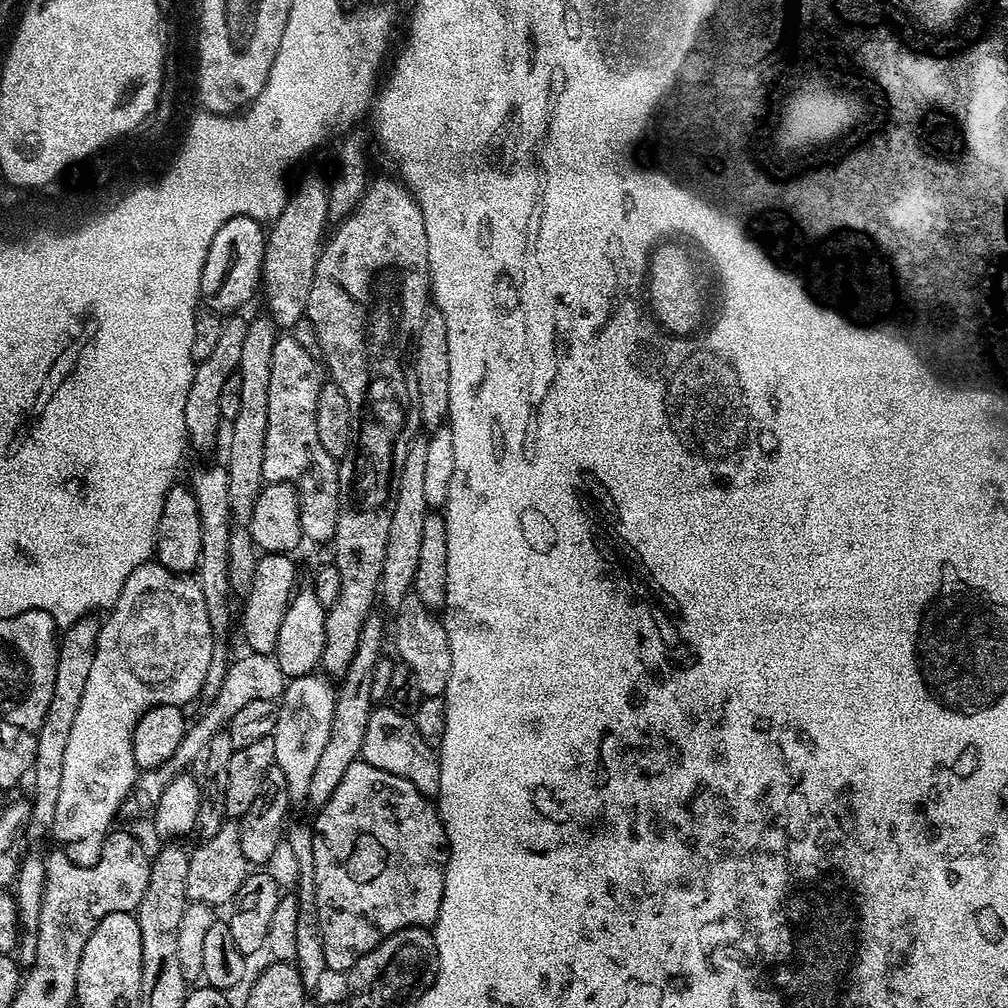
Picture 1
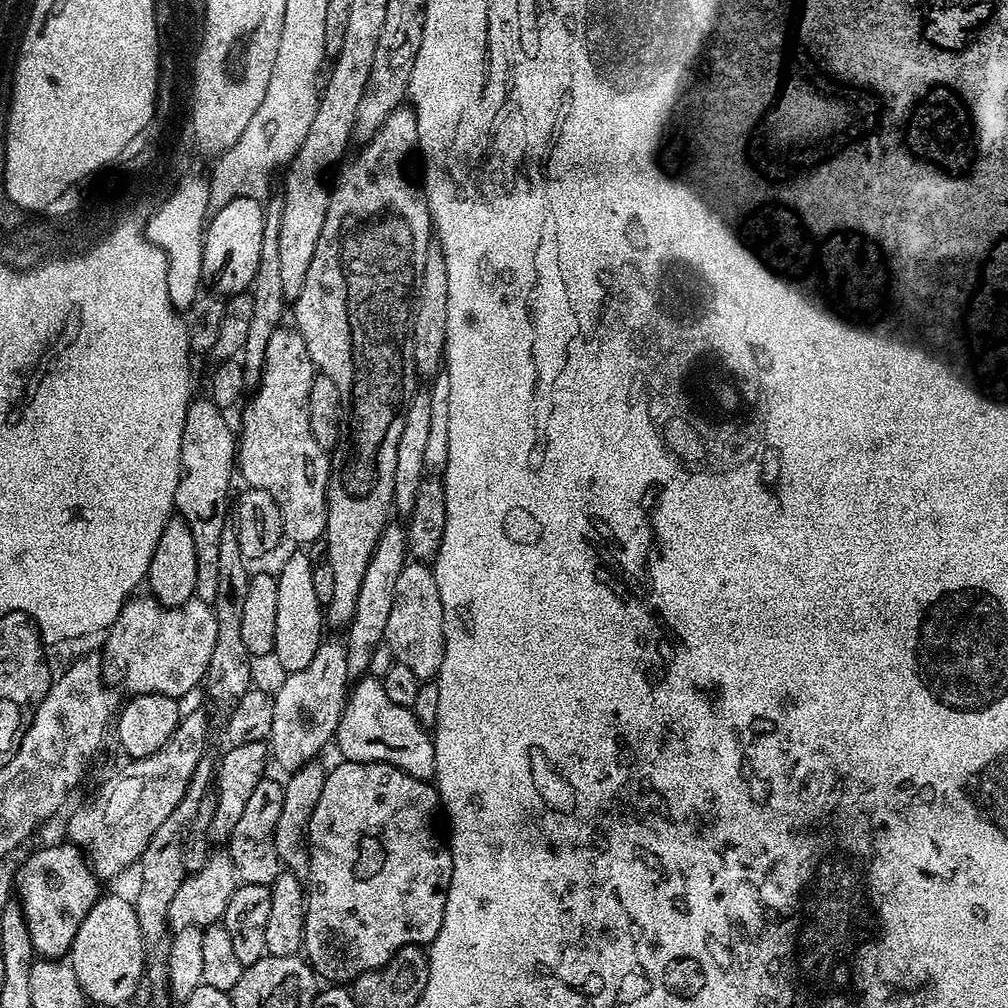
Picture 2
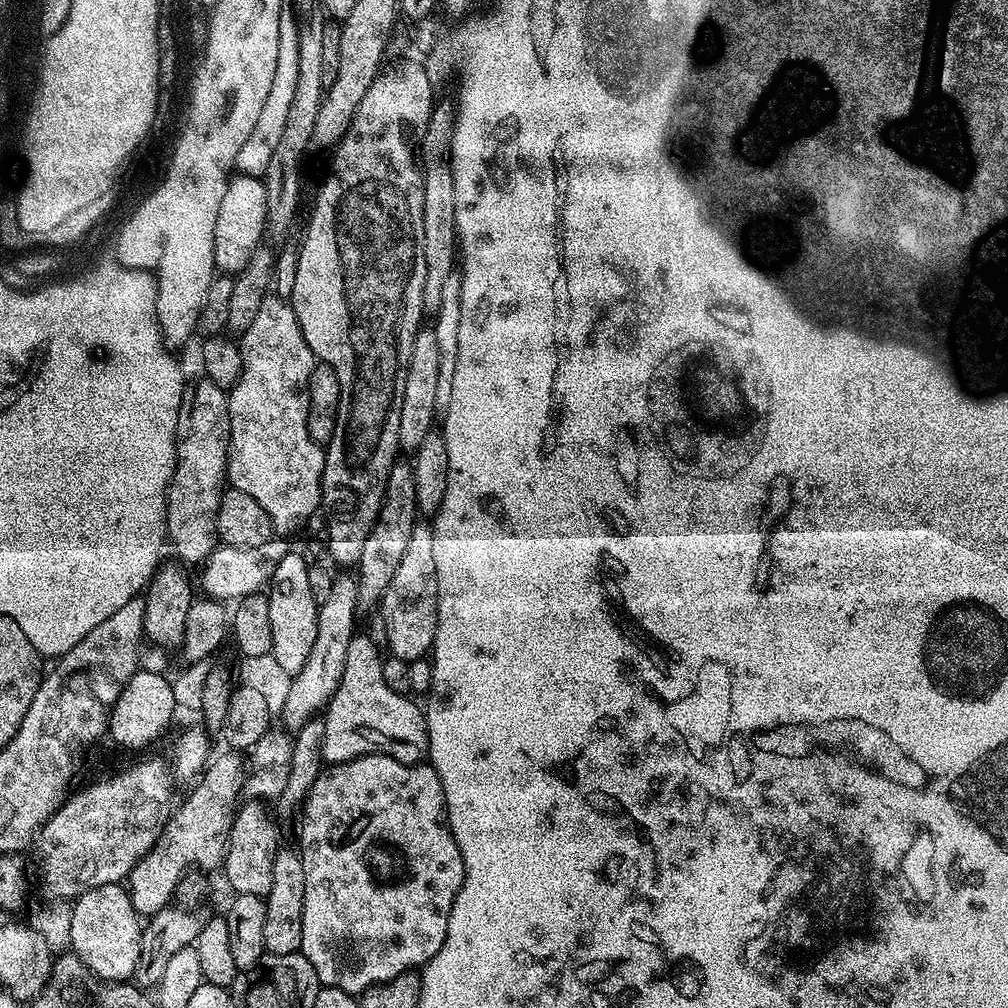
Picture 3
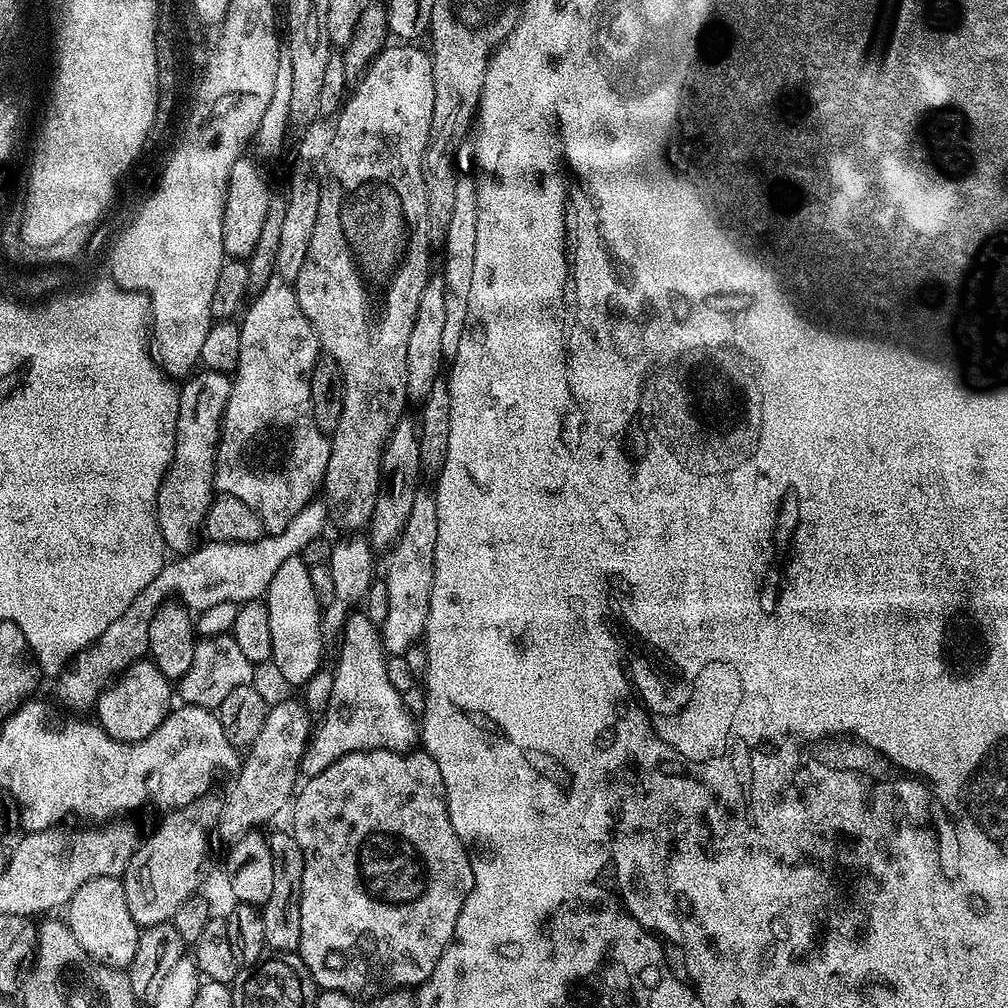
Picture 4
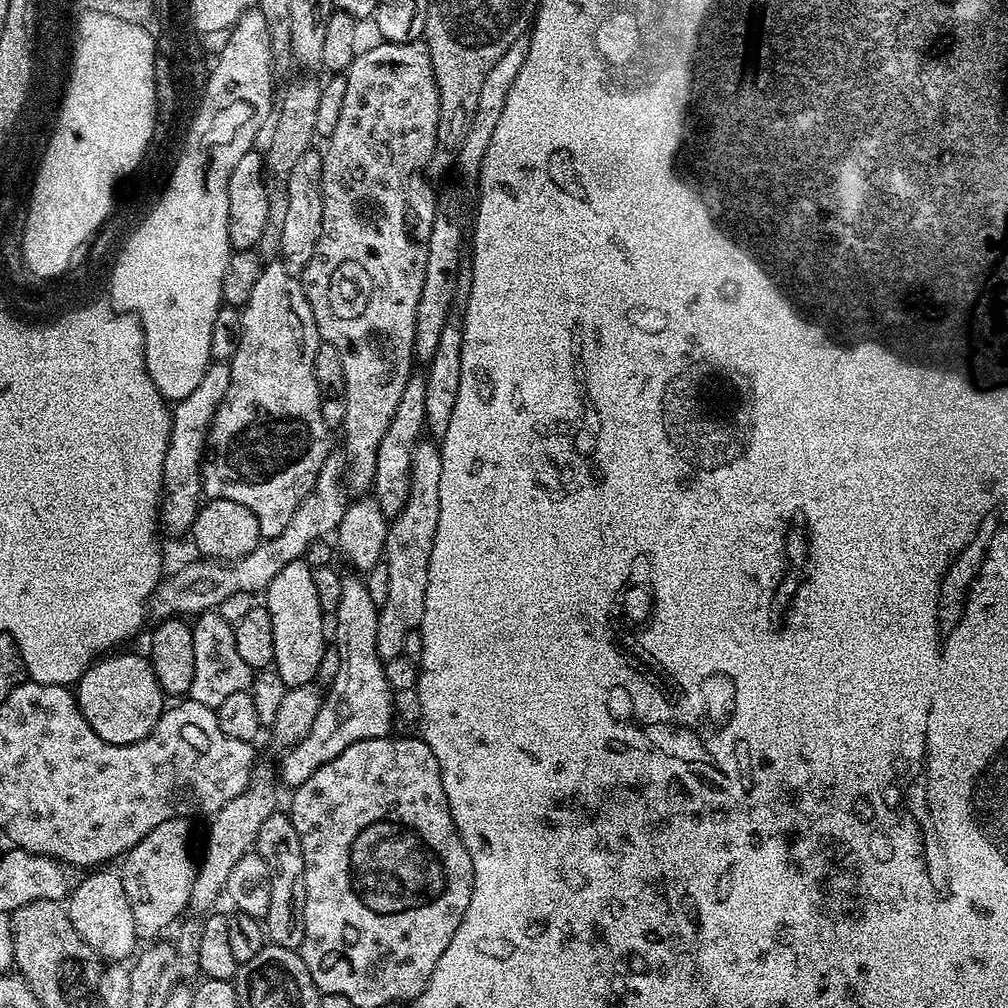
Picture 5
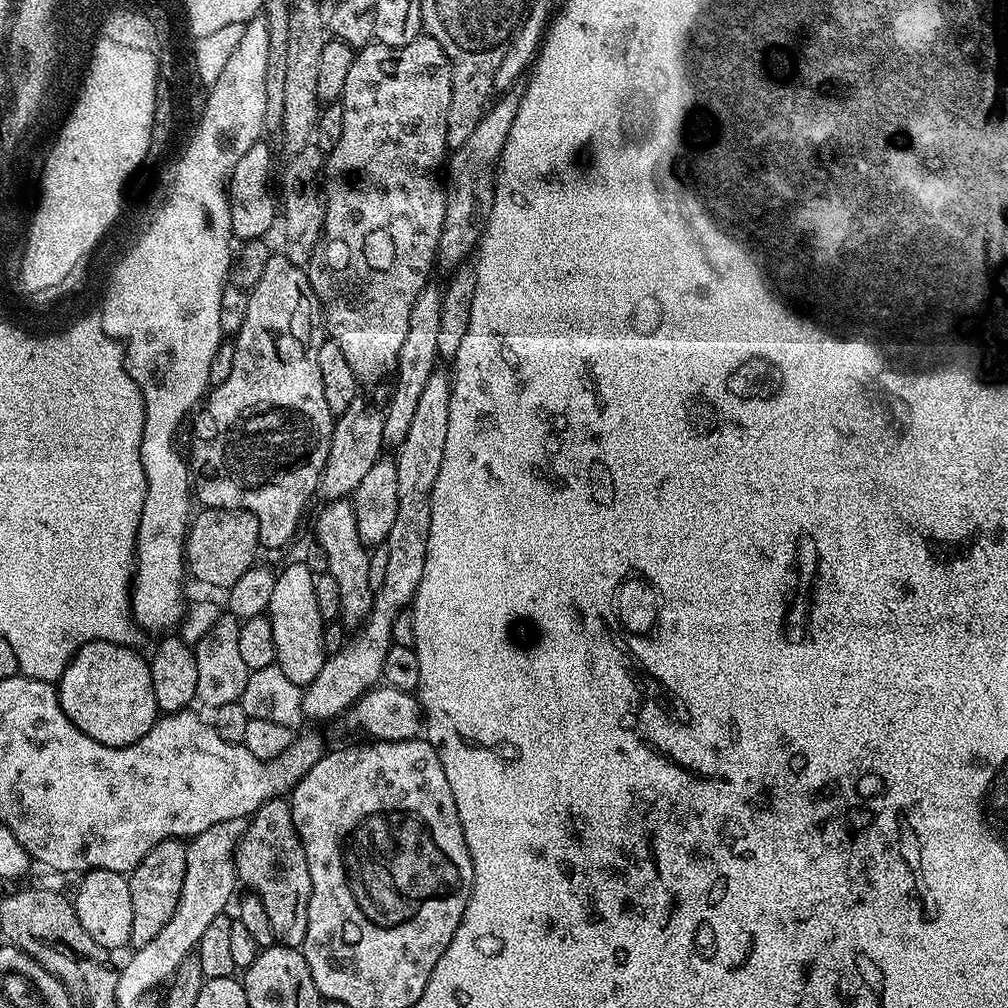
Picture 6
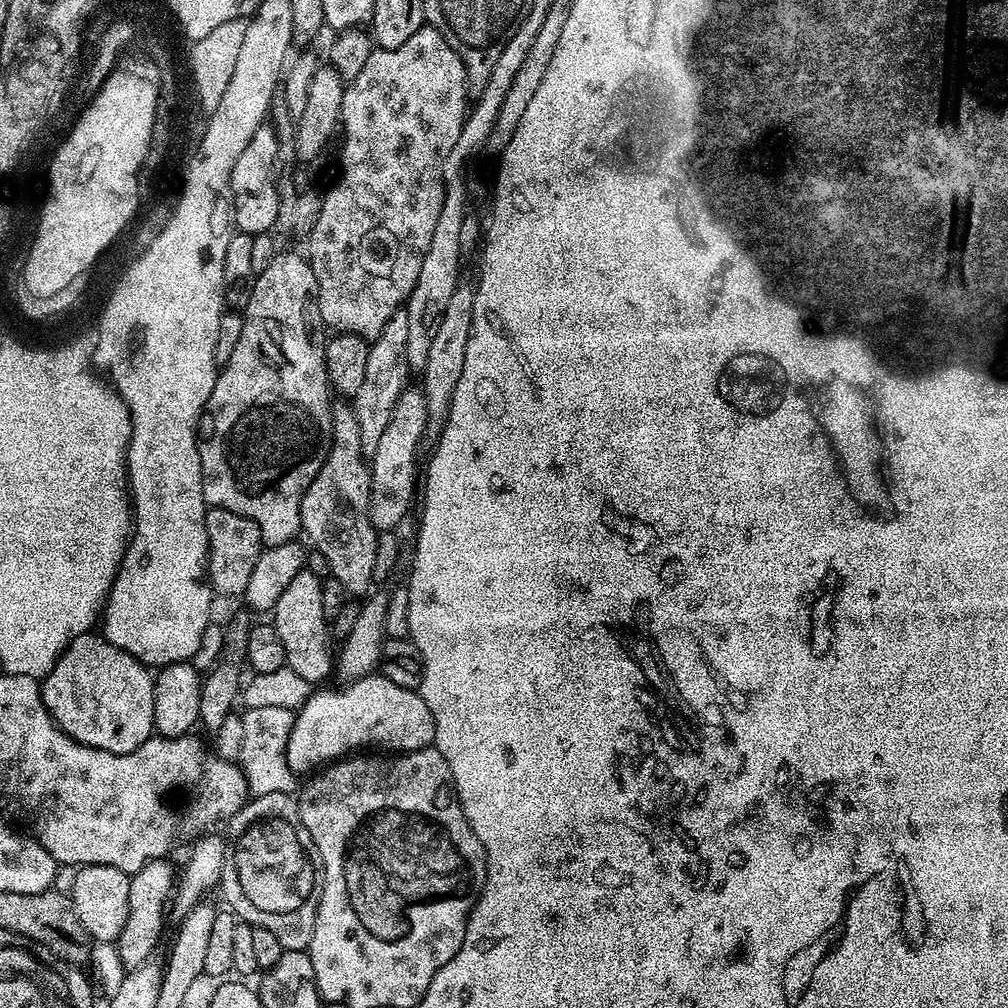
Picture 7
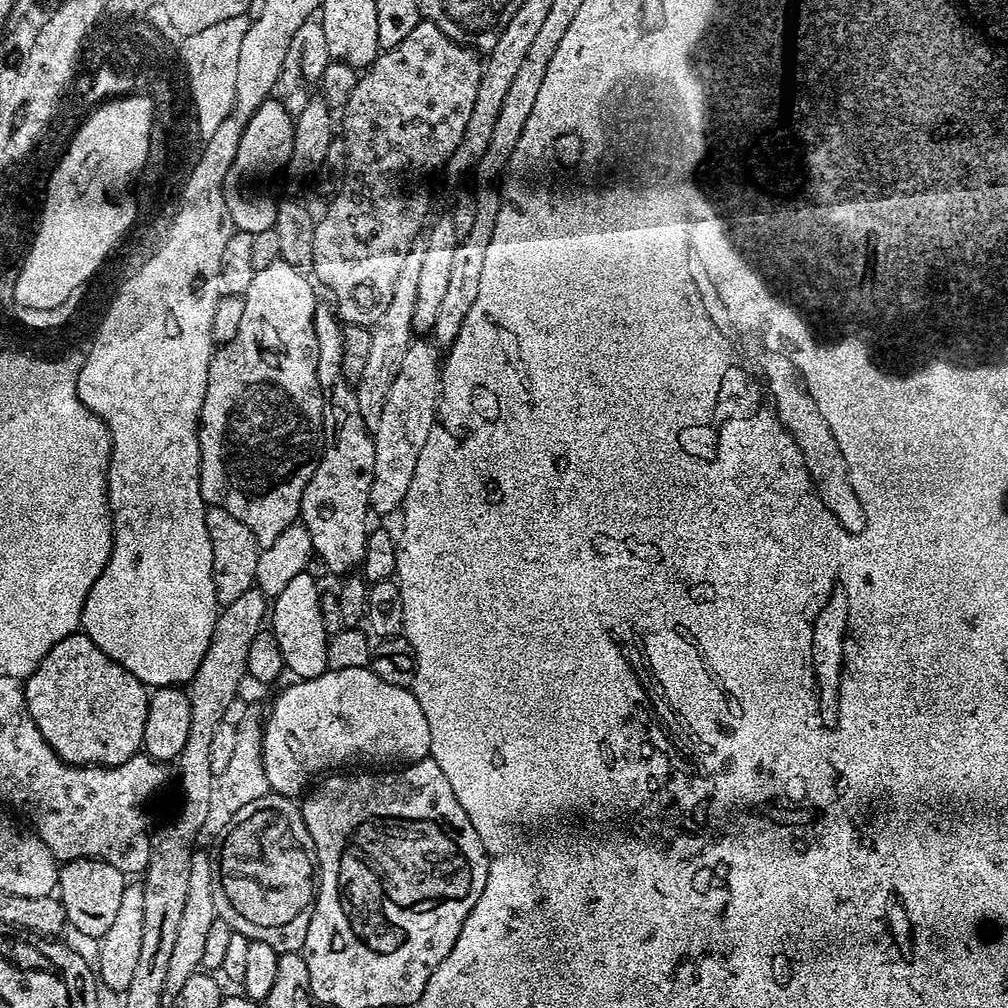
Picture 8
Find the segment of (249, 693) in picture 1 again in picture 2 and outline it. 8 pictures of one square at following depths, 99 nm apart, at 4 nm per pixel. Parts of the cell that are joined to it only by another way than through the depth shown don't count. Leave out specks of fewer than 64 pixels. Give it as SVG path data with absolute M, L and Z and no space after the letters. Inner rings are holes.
M201 710L185 717L181 716L179 726L174 730L174 734L170 734L162 750L154 750L154 754L146 758L129 759L124 762L128 764L122 765L109 780L101 782L100 789L92 796L92 804L82 805L69 818L67 839L86 853L87 859L91 861L95 871L101 877L116 876L123 868L128 868L131 864L133 867L146 850L147 843L150 842L155 830L166 821L166 818L170 817L183 795L186 794L191 775L194 774L194 768L198 765L198 758L202 758L202 754L210 748L206 713L207 711Z

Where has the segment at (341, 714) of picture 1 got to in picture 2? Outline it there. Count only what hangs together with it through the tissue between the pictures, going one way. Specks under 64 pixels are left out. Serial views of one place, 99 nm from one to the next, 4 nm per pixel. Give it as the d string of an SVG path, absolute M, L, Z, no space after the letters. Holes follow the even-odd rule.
M389 522L378 538L378 546L374 546L370 566L366 566L366 578L362 578L362 590L358 590L358 607L354 609L354 618L346 629L348 640L344 649L349 677L363 677L368 672L374 648L385 641L386 621L390 619L390 606L394 606L394 582L398 582L398 574L402 574L408 559L408 533L405 525Z

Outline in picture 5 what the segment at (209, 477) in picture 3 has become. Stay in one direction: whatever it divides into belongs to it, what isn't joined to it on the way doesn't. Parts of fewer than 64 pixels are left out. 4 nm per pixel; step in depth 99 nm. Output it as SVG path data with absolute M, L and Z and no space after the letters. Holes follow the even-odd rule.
M224 362L209 364L202 382L186 398L175 401L172 408L172 429L164 463L162 499L158 509L158 524L172 536L187 537L192 531L194 518L200 512L204 487L200 468L204 465L204 454L208 447L208 431L221 402L230 390L230 367Z

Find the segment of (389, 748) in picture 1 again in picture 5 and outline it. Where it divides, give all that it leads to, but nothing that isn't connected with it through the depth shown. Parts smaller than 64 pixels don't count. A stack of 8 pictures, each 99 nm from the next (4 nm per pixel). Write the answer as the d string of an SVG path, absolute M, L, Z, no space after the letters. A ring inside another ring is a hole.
M351 575L344 576L342 602L338 602L338 610L334 614L334 645L340 661L337 677L323 697L318 718L314 718L310 726L310 734L306 734L306 738L302 738L285 751L288 753L280 764L280 772L278 768L279 779L284 779L292 790L306 782L306 778L310 778L314 770L338 758L342 750L354 746L354 742L377 740L391 733L394 693L386 682L384 666L376 649L380 613L367 594L365 581L359 575Z

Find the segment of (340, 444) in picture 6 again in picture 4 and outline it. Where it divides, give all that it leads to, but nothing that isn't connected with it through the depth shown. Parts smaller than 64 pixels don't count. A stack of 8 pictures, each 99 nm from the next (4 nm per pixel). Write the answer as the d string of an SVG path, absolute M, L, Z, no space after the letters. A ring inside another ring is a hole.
M323 502L307 504L301 512L282 530L282 534L263 535L253 544L231 544L230 542L204 542L195 550L172 558L165 563L154 582L126 606L126 611L90 646L82 649L64 665L63 672L55 677L56 696L68 708L91 709L105 688L123 672L148 656L150 622L161 604L169 599L171 592L180 592L179 599L193 613L199 614L218 606L218 602L230 602L237 606L247 600L261 599L270 586L270 578L282 567L286 558L301 555L324 532L324 523L329 523L328 505Z

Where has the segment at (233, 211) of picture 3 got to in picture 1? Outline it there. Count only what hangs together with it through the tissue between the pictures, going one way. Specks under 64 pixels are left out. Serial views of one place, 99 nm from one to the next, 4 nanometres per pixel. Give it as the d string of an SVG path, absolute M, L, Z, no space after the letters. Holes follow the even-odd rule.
M245 216L230 218L214 234L210 250L206 254L206 266L202 266L200 299L203 307L217 314L232 314L243 306L247 300L257 299L262 288L264 270L264 241L266 228L261 221Z

